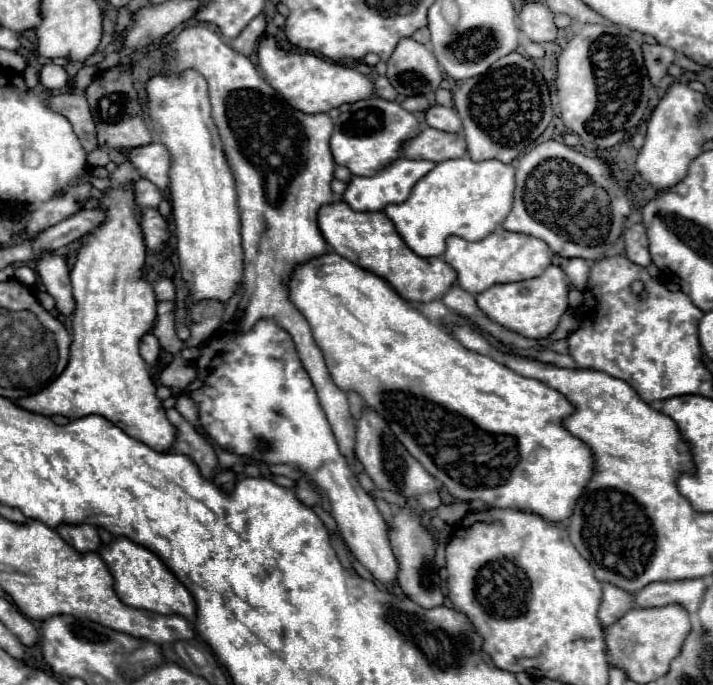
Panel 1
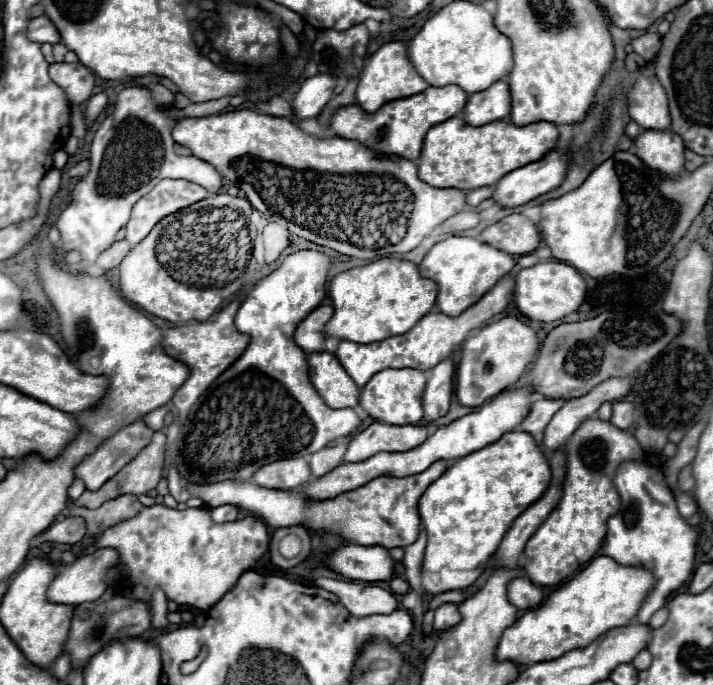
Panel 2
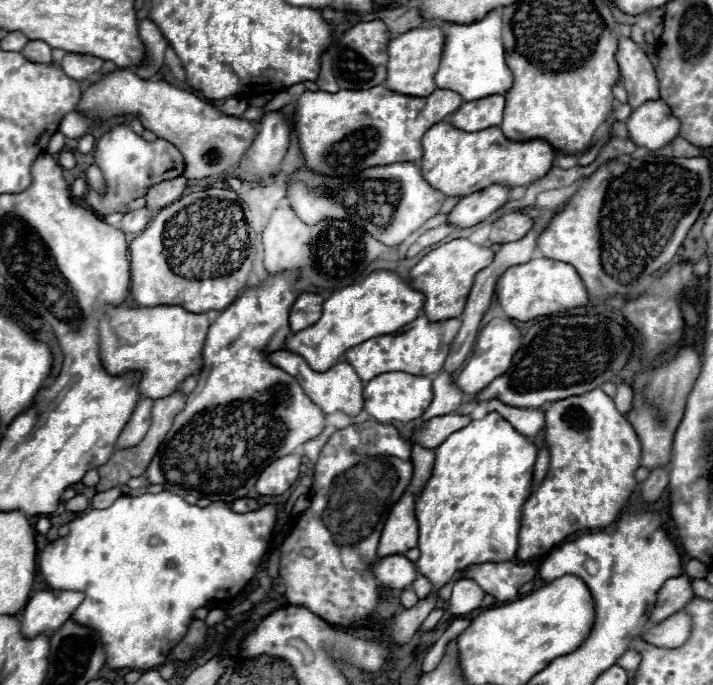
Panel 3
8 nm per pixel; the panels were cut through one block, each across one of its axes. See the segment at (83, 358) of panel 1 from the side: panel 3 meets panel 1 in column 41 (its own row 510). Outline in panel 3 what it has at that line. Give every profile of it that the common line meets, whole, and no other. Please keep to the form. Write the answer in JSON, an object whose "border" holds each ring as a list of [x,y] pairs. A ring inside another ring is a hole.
{"border":[[[406,492],[398,504],[390,510],[390,520],[386,520],[386,528],[382,528],[382,540],[378,544],[378,556],[402,554],[418,544],[418,522],[414,514],[414,496]]]}

